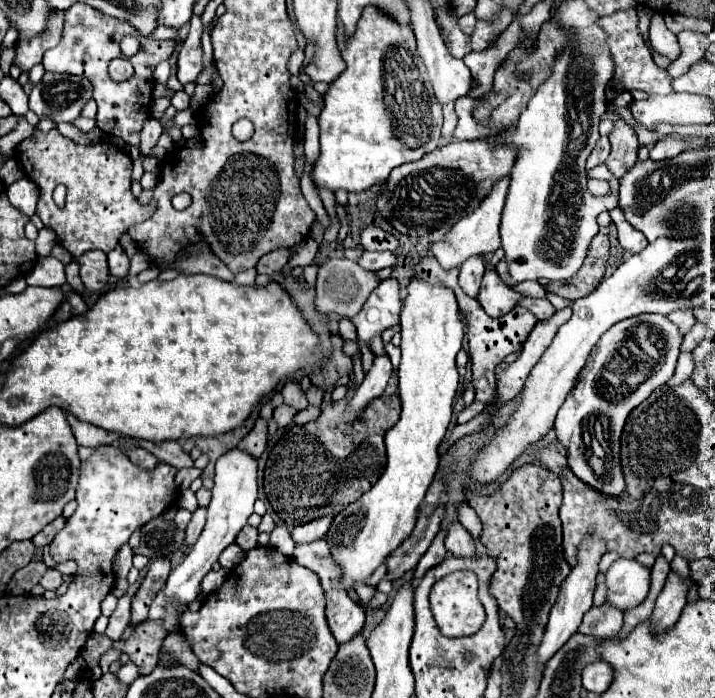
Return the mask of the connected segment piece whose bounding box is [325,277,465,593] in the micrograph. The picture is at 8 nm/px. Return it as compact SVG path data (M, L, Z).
M411 277L401 311L401 335L403 357L397 371L401 419L385 433L385 471L371 491L333 517L325 535L327 545L331 545L333 561L341 569L339 581L347 593L351 593L357 583L365 585L373 571L411 535L417 523L419 505L433 483L439 465L437 449L447 433L453 399L459 387L455 355L459 353L465 335L453 291Z

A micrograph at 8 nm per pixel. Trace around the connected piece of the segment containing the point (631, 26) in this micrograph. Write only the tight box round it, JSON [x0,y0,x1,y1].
[599,9,671,95]

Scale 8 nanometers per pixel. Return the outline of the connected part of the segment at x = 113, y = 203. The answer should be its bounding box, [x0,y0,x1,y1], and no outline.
[15,129,155,257]

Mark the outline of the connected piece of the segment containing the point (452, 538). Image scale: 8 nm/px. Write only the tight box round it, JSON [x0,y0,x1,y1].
[445,521,475,557]

